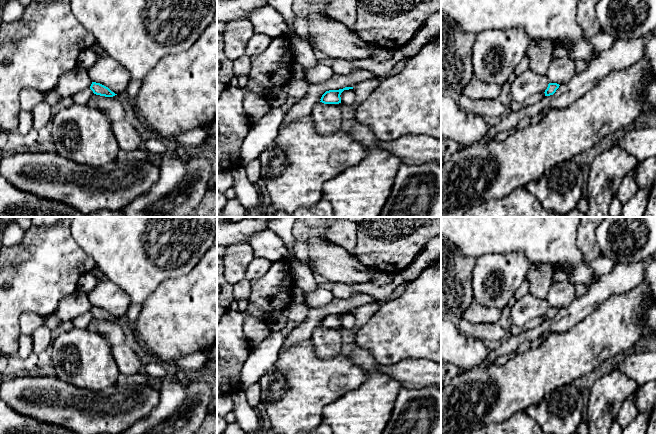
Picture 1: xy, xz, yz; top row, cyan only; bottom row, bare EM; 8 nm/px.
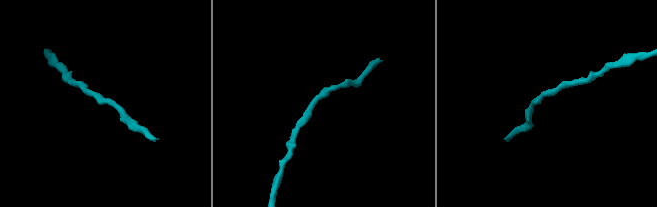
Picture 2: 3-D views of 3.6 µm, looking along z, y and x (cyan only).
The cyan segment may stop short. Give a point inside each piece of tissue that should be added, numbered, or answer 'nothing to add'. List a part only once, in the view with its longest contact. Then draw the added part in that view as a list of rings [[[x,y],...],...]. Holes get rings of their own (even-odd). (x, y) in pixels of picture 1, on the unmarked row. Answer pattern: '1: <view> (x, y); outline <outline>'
nothing to add

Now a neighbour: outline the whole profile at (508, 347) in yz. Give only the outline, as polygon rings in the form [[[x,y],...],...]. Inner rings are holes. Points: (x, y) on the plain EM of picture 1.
[[[656,252],[638,263],[615,264],[609,273],[600,276],[589,286],[583,296],[576,298],[568,307],[560,309],[553,319],[545,320],[532,329],[524,328],[519,335],[512,335],[496,349],[491,350],[486,358],[486,365],[493,364],[499,356],[515,354],[523,341],[533,341],[547,333],[568,331],[611,295],[629,292],[640,285],[644,281],[645,268],[653,259],[656,259]]]

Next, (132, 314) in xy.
[[[131,303],[127,312],[125,313],[125,316],[130,320],[130,321],[135,321],[140,314],[141,311],[141,305],[137,303]]]

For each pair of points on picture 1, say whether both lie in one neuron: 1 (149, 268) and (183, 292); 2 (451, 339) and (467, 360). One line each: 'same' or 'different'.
1: different
2: same

